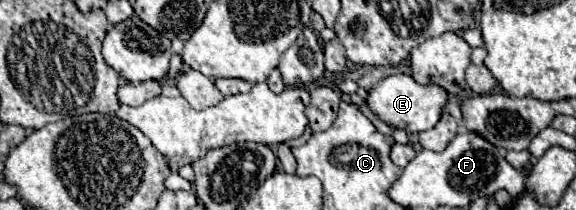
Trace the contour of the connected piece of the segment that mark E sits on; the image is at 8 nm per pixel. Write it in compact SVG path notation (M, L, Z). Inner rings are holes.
M398 73L392 77L382 79L368 95L366 103L370 105L370 109L390 127L402 127L408 133L420 133L420 131L428 131L432 129L446 103L448 103L448 93L444 91L444 87L436 87L436 85L420 85L412 79L412 75L406 73Z

